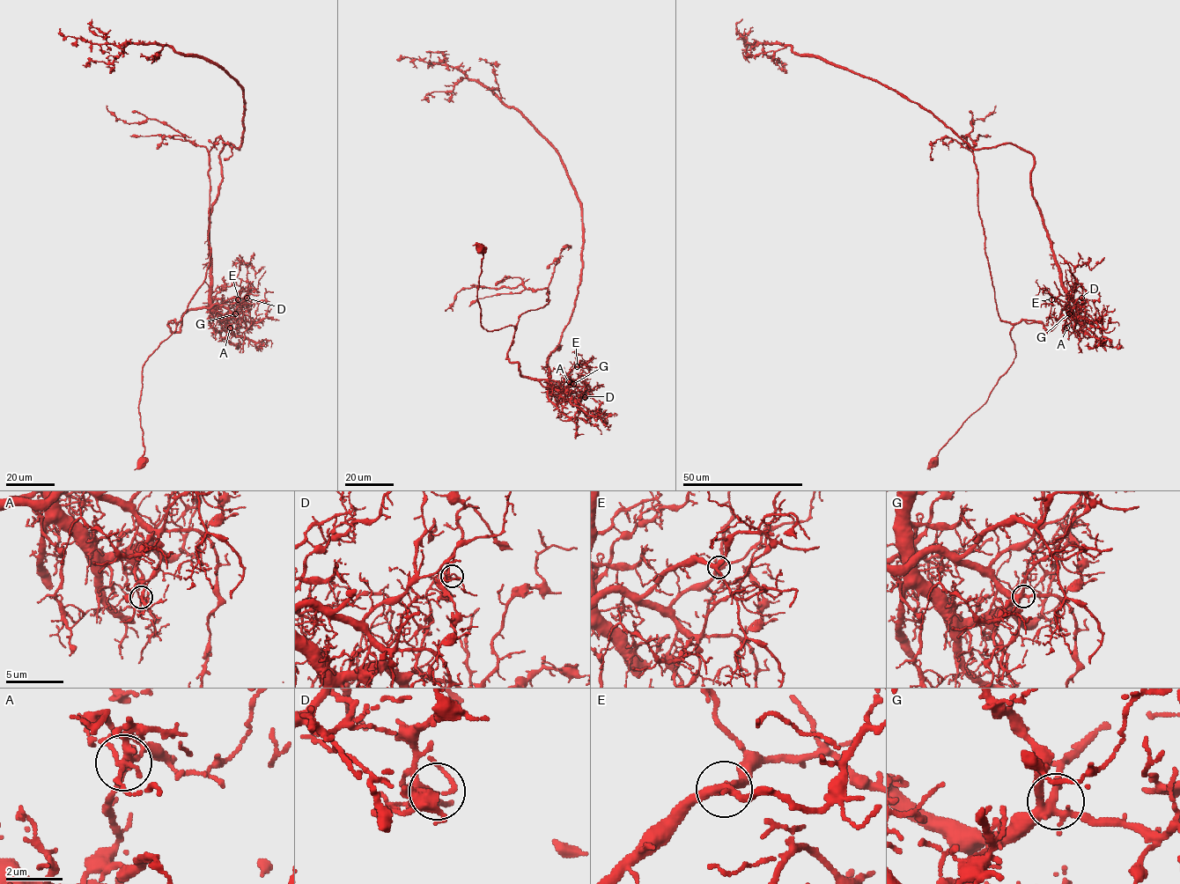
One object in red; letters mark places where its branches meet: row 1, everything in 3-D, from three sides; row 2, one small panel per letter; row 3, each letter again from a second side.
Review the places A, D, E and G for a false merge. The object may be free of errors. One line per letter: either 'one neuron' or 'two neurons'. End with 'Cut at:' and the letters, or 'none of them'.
A: two neurons
D: one neuron
E: one neuron
G: one neuron
Cut at: A

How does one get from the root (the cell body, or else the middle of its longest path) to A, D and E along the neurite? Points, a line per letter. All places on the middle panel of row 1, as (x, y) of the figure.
A: (483, 250), (481, 325), (513, 327), (506, 358), (522, 375), (566, 389), (569, 381)
D: (483, 250), (481, 325), (489, 331), (513, 327), (506, 358), (518, 364), (522, 375), (558, 381), (585, 397)
E: (483, 250), (481, 325), (513, 327), (506, 358), (522, 375), (553, 381), (577, 366)

